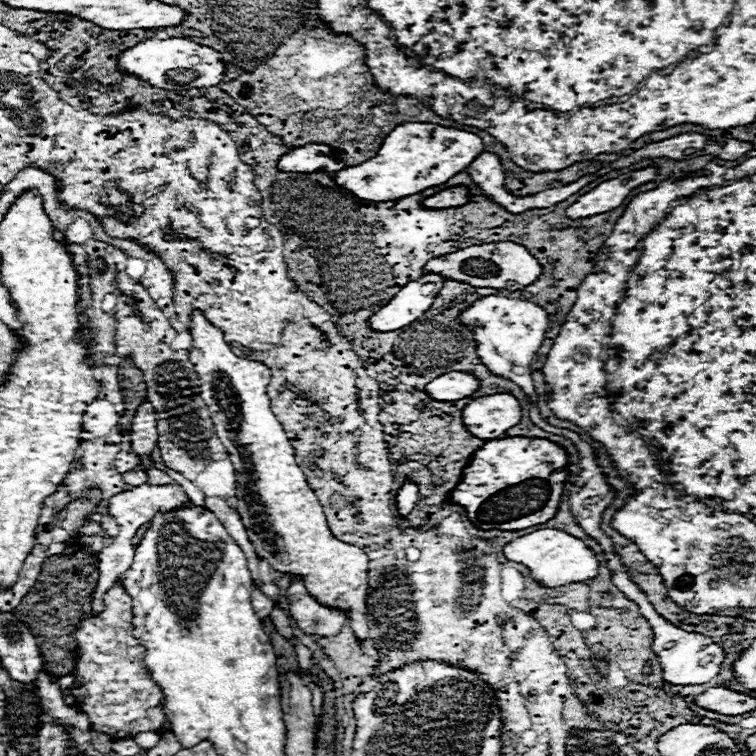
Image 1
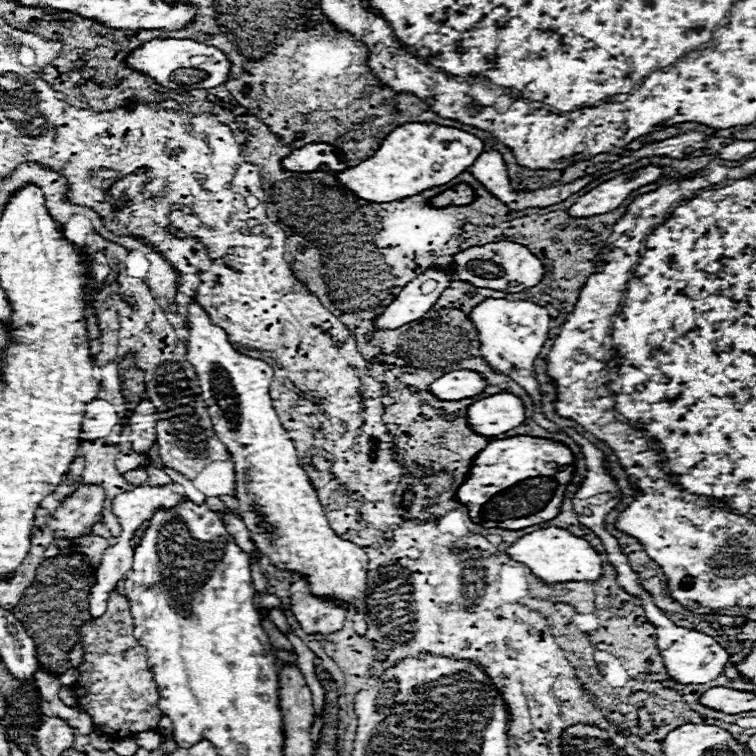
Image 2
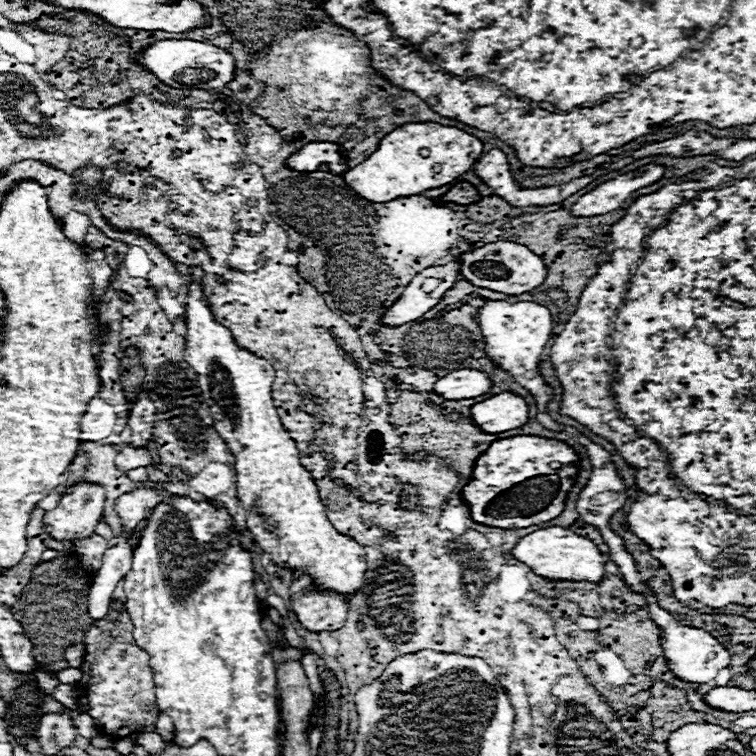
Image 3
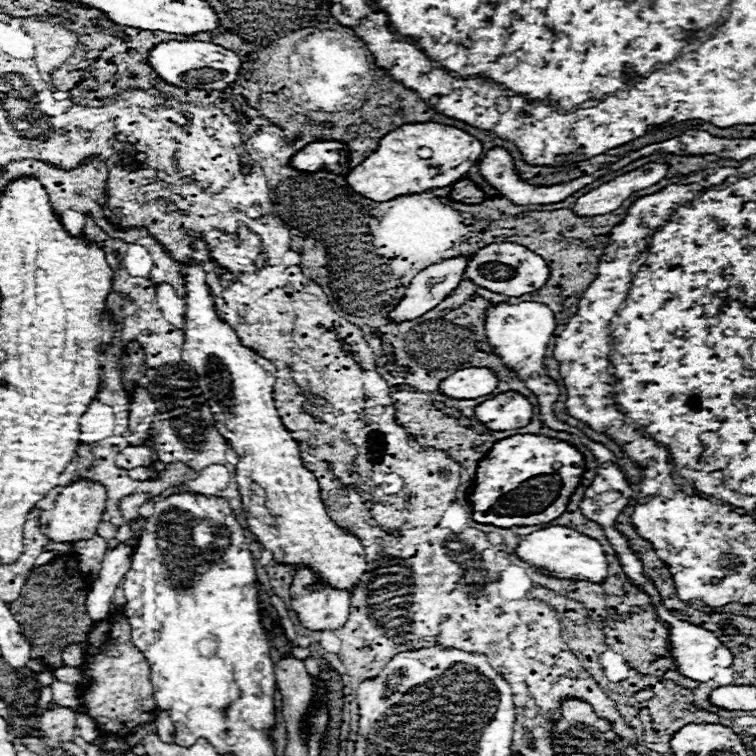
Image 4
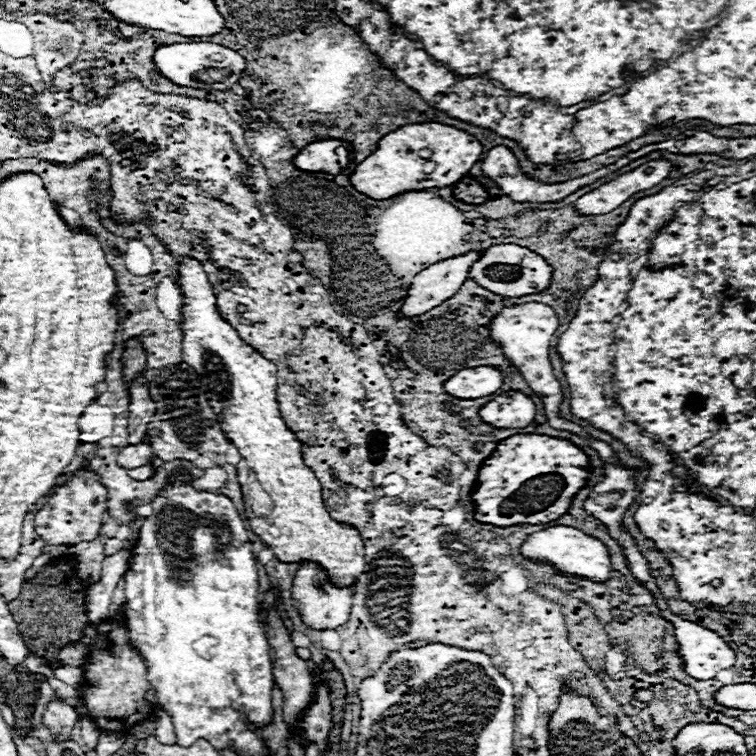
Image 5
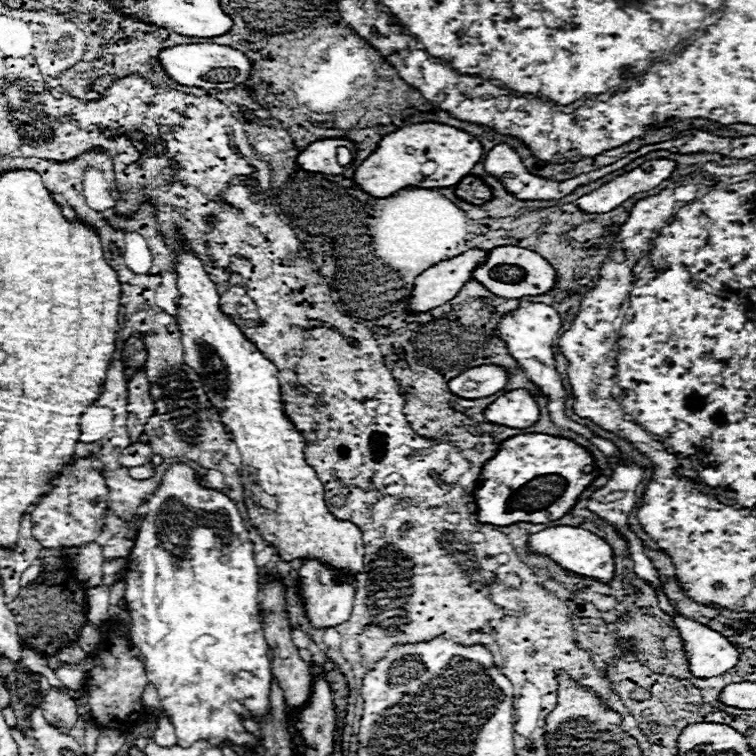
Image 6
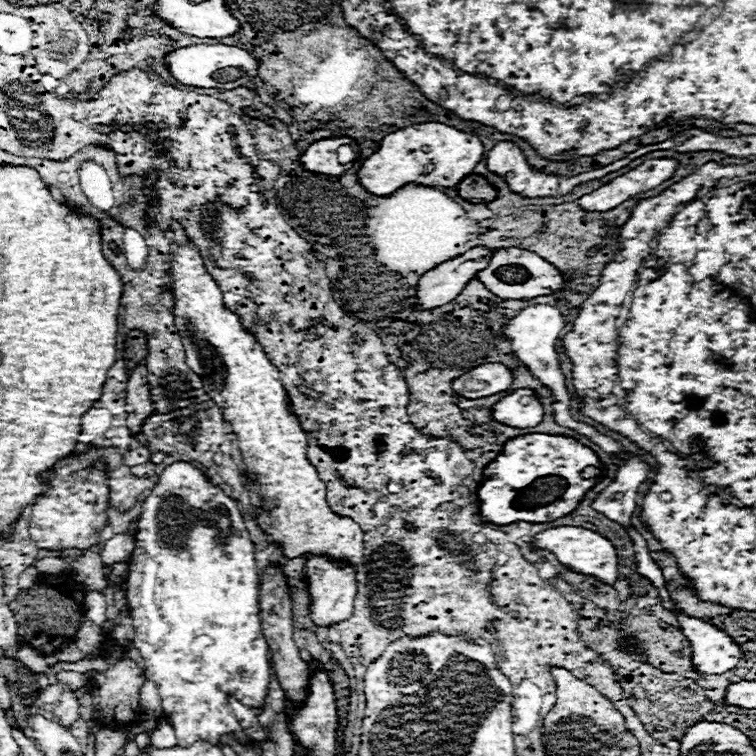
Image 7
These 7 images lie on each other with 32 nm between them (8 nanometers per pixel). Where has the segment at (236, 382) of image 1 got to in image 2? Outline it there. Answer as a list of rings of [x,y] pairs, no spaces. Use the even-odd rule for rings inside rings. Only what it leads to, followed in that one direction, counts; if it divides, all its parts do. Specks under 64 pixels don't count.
[[[190,306],[188,320],[190,342],[186,360],[198,374],[202,398],[208,402],[208,408],[220,408],[210,410],[210,418],[234,462],[240,510],[256,514],[244,516],[244,524],[252,532],[250,540],[258,554],[268,556],[270,564],[278,570],[302,574],[308,580],[312,594],[354,606],[354,630],[366,634],[366,552],[360,546],[334,536],[316,490],[298,464],[296,448],[272,408],[268,388],[274,370],[262,360],[238,354],[228,342],[226,332],[212,324],[200,306]]]

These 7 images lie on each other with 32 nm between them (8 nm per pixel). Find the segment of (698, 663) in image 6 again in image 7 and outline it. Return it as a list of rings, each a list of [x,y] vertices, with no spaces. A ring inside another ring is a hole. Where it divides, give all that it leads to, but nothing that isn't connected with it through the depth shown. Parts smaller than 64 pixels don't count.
[[[696,620],[696,634],[692,634],[692,636],[696,636],[696,638],[688,640],[688,642],[692,646],[694,670],[698,674],[728,672],[728,670],[736,668],[736,664],[742,658],[740,646],[736,642],[732,642],[730,636],[726,636],[718,628],[712,628],[712,624],[708,624],[708,622]]]

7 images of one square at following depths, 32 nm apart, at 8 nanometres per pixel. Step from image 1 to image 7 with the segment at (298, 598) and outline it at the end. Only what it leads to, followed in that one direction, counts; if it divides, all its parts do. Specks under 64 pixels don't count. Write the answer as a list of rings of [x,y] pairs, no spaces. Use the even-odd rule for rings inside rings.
[[[312,556],[304,564],[304,574],[308,576],[308,592],[312,598],[310,618],[316,626],[332,626],[350,618],[356,598],[356,572],[352,566],[338,566],[328,558]]]

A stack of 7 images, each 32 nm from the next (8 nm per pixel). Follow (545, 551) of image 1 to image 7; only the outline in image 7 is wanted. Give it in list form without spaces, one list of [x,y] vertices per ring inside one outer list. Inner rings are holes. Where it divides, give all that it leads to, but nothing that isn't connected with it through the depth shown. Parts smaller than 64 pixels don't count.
[[[558,526],[558,528],[538,532],[532,544],[538,550],[552,552],[560,564],[564,564],[568,570],[574,570],[578,574],[596,576],[598,580],[604,580],[604,584],[612,584],[618,578],[618,556],[616,556],[614,546],[592,530],[578,528],[578,526]]]

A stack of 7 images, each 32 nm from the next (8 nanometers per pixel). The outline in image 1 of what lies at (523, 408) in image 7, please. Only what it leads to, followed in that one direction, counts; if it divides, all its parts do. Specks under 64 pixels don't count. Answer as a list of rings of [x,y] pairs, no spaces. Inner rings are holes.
[[[492,394],[470,400],[462,410],[462,424],[472,436],[494,440],[516,426],[520,416],[520,404],[512,394]]]

